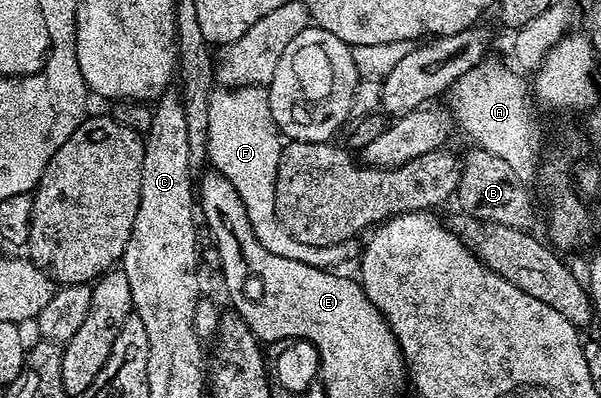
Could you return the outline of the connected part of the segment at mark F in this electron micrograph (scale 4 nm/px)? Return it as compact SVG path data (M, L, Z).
M263 86L215 88L209 101L208 158L219 175L234 185L258 241L262 241L270 253L274 253L274 249L276 253L294 251L295 238L286 233L274 209L276 185L272 180L278 173L281 146L282 136L270 113L268 92Z

